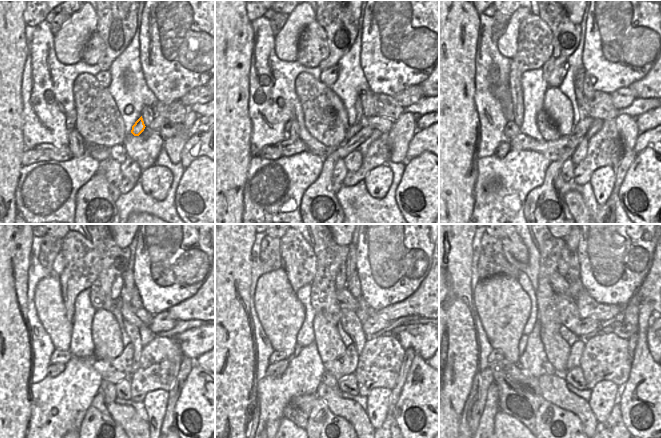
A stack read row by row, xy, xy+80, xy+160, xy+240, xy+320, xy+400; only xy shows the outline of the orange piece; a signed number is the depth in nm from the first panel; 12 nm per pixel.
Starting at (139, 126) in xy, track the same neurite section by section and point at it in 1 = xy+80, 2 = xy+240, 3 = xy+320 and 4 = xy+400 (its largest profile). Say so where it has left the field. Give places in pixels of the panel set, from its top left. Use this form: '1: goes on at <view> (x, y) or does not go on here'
1: goes on at xy+80 (358, 104)
2: goes on at xy+240 (128, 286)
3: goes on at xy+320 (350, 263)
4: goes on at xy+400 (572, 244)

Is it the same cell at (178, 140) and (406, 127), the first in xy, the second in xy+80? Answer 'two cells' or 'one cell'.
one cell

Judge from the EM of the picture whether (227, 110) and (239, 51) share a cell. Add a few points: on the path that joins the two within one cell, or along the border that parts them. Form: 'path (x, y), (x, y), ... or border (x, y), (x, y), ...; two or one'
path (227, 95), (227, 66); one

